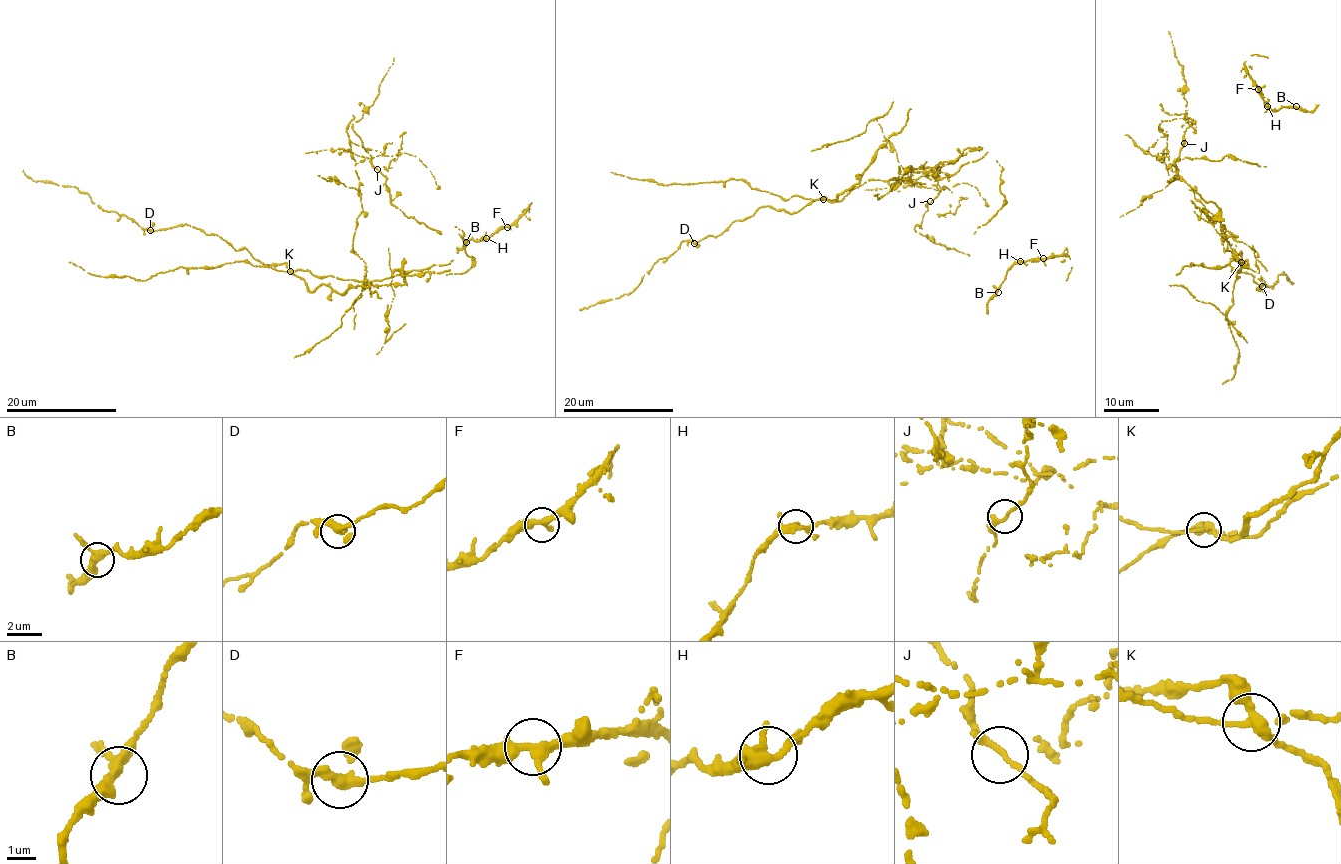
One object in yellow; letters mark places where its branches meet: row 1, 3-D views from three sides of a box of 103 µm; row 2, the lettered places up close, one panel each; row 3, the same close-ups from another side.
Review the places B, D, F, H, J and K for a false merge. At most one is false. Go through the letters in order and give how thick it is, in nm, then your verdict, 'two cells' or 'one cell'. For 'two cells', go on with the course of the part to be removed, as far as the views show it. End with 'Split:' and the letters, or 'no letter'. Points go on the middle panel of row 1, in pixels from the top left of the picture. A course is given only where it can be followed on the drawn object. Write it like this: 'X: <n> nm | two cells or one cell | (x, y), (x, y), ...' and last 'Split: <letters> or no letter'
B: 320 nm | one cell
D: 280 nm | one cell
F: 320 nm | one cell
H: 320 nm | one cell
J: 160 nm | one cell
K: 320 nm | two cells | (823, 199), (840, 202), (868, 180), (896, 178), (890, 190), (911, 179), (941, 190), (967, 183), (988, 205)
Split: K

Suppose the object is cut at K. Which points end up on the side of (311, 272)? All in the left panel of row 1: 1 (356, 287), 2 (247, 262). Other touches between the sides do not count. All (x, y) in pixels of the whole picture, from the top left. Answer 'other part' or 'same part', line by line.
1: other part
2: same part

